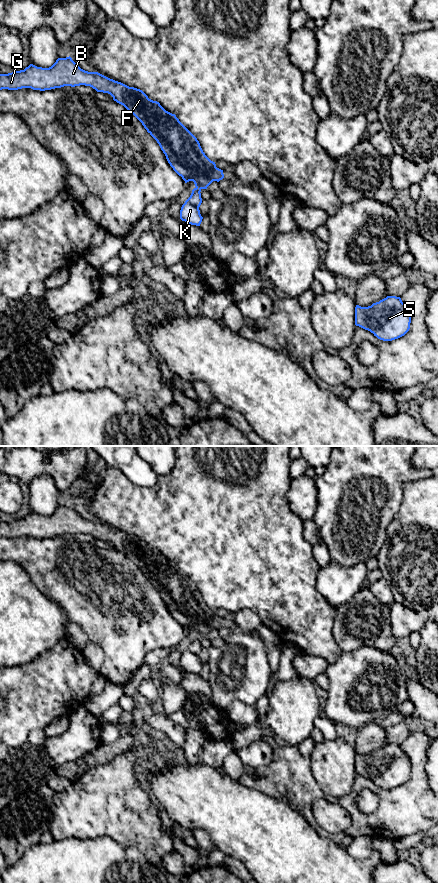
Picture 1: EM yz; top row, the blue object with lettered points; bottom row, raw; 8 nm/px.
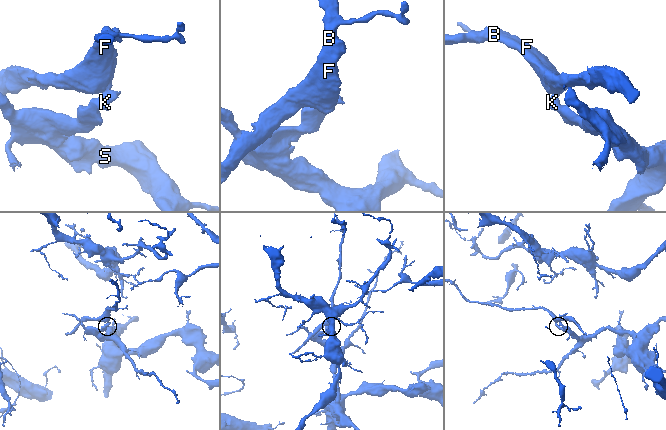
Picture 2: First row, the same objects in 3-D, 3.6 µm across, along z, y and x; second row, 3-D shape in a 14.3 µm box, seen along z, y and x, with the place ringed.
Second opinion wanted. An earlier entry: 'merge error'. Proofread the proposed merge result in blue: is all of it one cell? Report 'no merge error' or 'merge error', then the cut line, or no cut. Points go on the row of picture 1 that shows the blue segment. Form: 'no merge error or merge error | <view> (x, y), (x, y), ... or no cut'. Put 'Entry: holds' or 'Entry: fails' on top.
Entry: holds
merge error | yz (196, 187), (200, 189)

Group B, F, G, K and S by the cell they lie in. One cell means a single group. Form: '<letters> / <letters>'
B F G / K S

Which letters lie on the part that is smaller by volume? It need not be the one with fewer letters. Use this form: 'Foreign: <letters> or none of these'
Foreign: B, F, G

